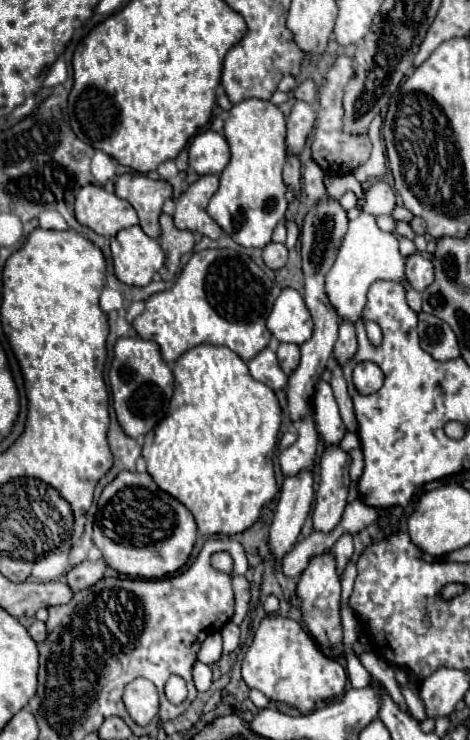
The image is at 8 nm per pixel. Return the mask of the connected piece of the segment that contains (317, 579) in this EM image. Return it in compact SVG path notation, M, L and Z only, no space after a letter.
M325 552L309 562L307 570L301 574L301 580L297 584L297 598L299 598L299 608L301 608L301 616L307 632L317 640L319 646L329 648L335 658L345 656L341 610L339 610L341 582L335 572L335 556L331 552Z

